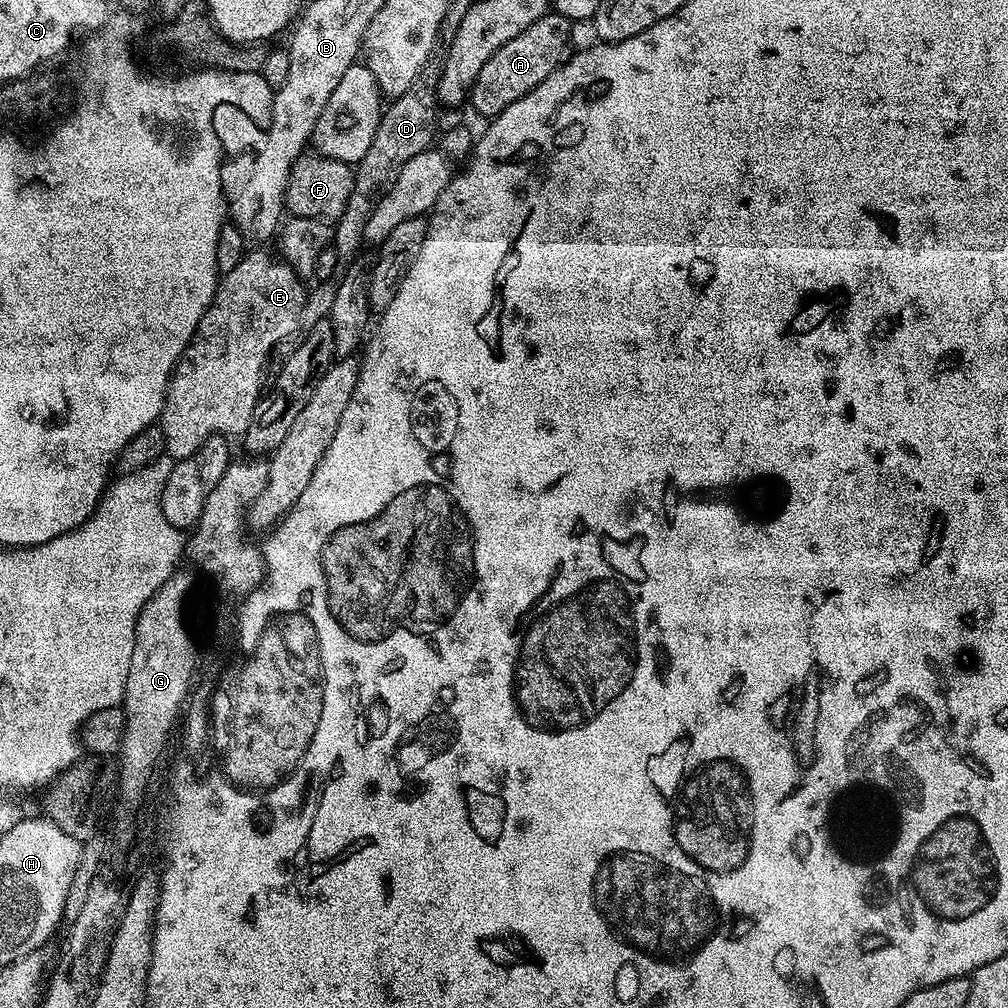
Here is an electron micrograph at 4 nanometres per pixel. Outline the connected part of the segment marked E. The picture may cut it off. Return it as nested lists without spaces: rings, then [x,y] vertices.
[[[264,250],[252,251],[242,258],[242,262],[238,262],[238,266],[234,266],[234,270],[219,277],[214,298],[206,314],[202,314],[202,322],[198,322],[198,330],[180,355],[176,371],[168,383],[158,427],[164,435],[165,453],[173,461],[190,458],[190,454],[199,450],[212,436],[243,437],[244,431],[250,426],[254,406],[262,395],[260,383],[264,380],[264,363],[268,355],[287,336],[301,331],[303,308],[308,301],[305,281],[279,255],[260,252]]]

